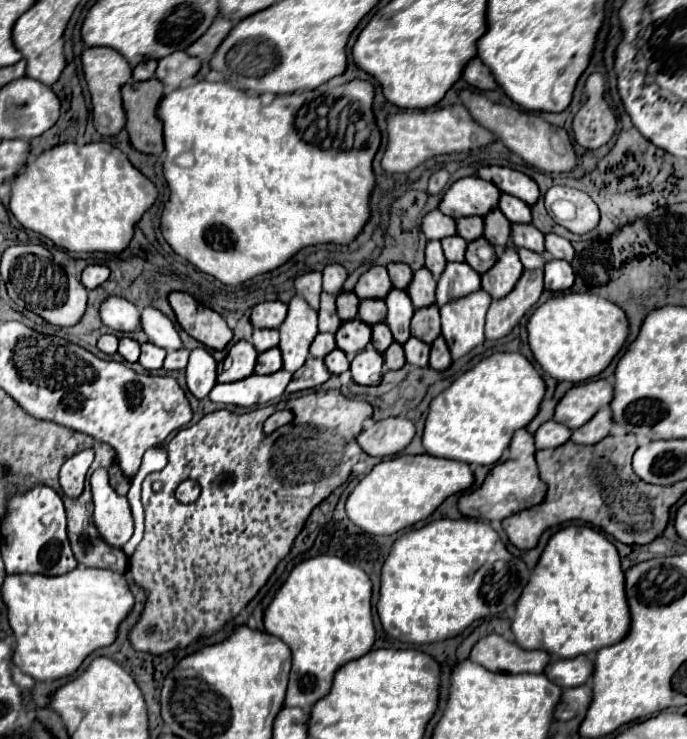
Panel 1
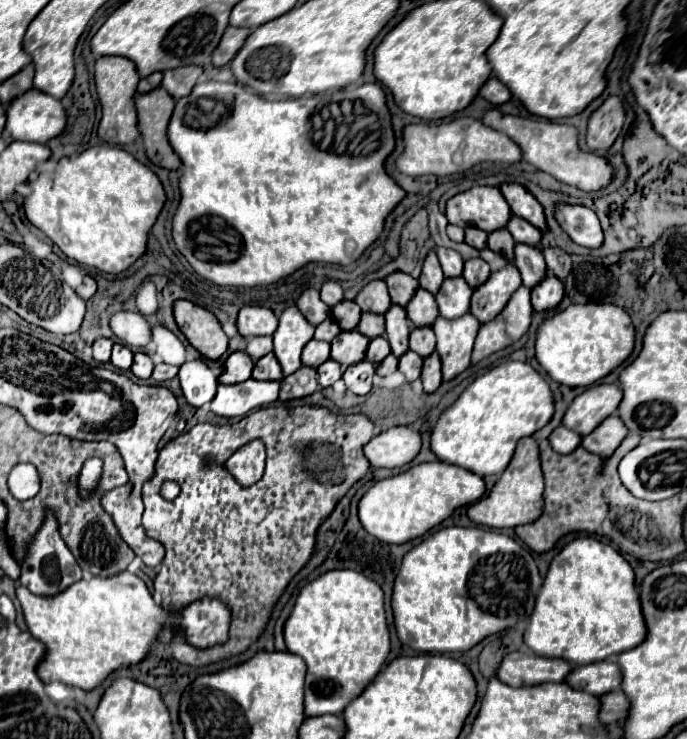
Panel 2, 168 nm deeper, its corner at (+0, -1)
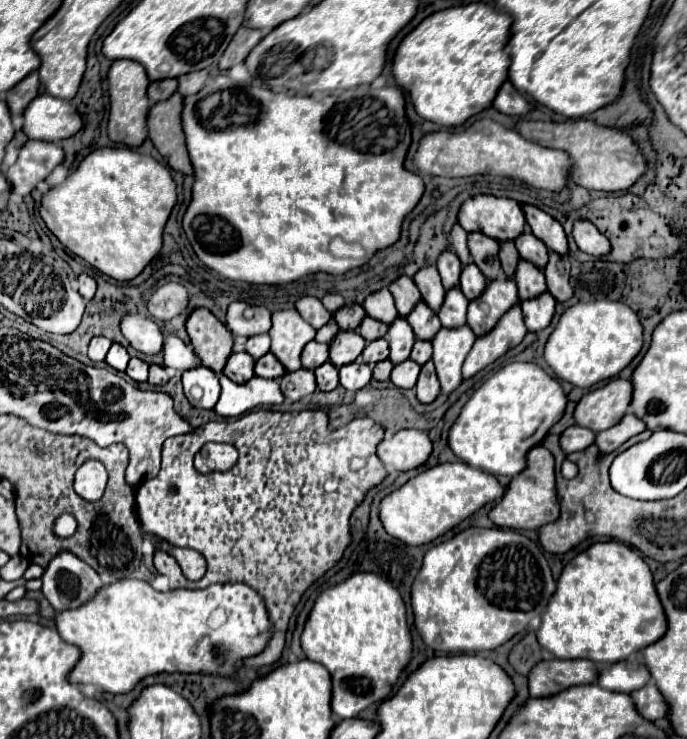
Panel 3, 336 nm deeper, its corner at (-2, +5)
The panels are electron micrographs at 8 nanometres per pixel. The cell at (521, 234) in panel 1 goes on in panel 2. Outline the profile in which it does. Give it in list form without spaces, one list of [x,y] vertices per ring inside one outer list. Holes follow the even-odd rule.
[[[525,244],[515,246],[515,266],[521,272],[523,286],[529,288],[535,288],[547,274],[543,252],[533,246],[525,246]]]

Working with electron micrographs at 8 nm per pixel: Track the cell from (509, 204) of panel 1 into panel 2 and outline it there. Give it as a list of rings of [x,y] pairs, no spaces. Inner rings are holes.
[[[513,216],[509,220],[509,224],[507,224],[507,230],[513,234],[513,238],[515,238],[517,244],[535,244],[541,250],[541,234],[529,222]]]

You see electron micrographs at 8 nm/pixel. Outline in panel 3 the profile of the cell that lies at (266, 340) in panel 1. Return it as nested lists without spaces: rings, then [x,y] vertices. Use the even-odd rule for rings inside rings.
[[[257,334],[257,336],[251,336],[247,340],[247,352],[253,356],[253,360],[259,360],[263,354],[269,352],[269,346],[271,346],[271,338],[269,334]]]

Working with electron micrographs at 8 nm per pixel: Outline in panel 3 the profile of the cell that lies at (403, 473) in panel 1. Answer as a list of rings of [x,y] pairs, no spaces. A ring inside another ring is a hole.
[[[465,462],[435,464],[429,470],[407,480],[395,492],[383,496],[379,504],[379,520],[385,532],[393,538],[419,546],[443,536],[483,504],[499,500],[501,494],[503,488],[493,474],[471,468]]]

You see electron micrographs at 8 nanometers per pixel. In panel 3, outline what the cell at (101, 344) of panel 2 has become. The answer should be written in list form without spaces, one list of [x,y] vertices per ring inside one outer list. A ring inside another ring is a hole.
[[[95,336],[93,340],[91,340],[91,344],[89,344],[89,358],[93,360],[93,362],[103,362],[105,360],[105,356],[107,356],[107,350],[111,348],[111,340],[109,338],[105,338],[105,336]]]

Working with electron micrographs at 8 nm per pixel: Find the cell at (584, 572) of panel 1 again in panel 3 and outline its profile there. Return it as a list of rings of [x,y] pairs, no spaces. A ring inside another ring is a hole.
[[[593,542],[587,550],[579,552],[561,572],[557,580],[557,590],[549,598],[547,610],[541,618],[537,630],[537,640],[547,648],[555,658],[585,658],[599,664],[613,664],[627,658],[631,652],[637,652],[665,632],[665,616],[659,604],[653,576],[645,560],[629,546],[621,542]]]

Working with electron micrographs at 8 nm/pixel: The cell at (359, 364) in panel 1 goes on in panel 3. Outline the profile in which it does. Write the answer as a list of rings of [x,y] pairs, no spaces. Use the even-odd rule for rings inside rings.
[[[355,360],[353,364],[347,364],[347,366],[339,368],[341,384],[347,390],[359,390],[359,388],[367,386],[371,376],[373,376],[373,370],[363,360]]]

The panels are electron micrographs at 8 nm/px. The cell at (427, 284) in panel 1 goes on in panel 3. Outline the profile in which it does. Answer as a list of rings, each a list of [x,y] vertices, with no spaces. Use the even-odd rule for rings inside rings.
[[[425,300],[415,304],[411,316],[407,316],[407,322],[411,324],[411,328],[419,340],[433,340],[435,332],[441,328],[439,316],[427,306]]]

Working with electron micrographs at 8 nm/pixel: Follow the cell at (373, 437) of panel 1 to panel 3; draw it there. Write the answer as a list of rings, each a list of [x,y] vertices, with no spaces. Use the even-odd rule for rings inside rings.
[[[407,428],[395,432],[391,438],[383,438],[377,446],[387,472],[405,472],[421,466],[431,454],[431,440],[427,432]]]

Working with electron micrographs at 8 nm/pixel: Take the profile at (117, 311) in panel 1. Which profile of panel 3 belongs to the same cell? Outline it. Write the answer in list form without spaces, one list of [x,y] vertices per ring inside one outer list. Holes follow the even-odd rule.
[[[127,314],[121,320],[121,332],[129,344],[143,354],[157,354],[163,346],[163,334],[159,326],[139,314]]]

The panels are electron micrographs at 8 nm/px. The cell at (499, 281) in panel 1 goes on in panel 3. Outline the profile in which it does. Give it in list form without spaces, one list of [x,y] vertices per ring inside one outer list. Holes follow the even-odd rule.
[[[497,278],[487,284],[483,294],[469,304],[467,324],[477,332],[477,336],[489,332],[497,320],[519,302],[517,284],[513,278]]]

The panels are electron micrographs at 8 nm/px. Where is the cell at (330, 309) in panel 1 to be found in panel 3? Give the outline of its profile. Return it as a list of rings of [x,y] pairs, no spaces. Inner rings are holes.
[[[331,318],[325,326],[321,326],[319,330],[317,330],[317,336],[315,336],[315,340],[317,342],[331,342],[333,340],[333,336],[339,332],[339,326],[335,324],[335,320]]]

